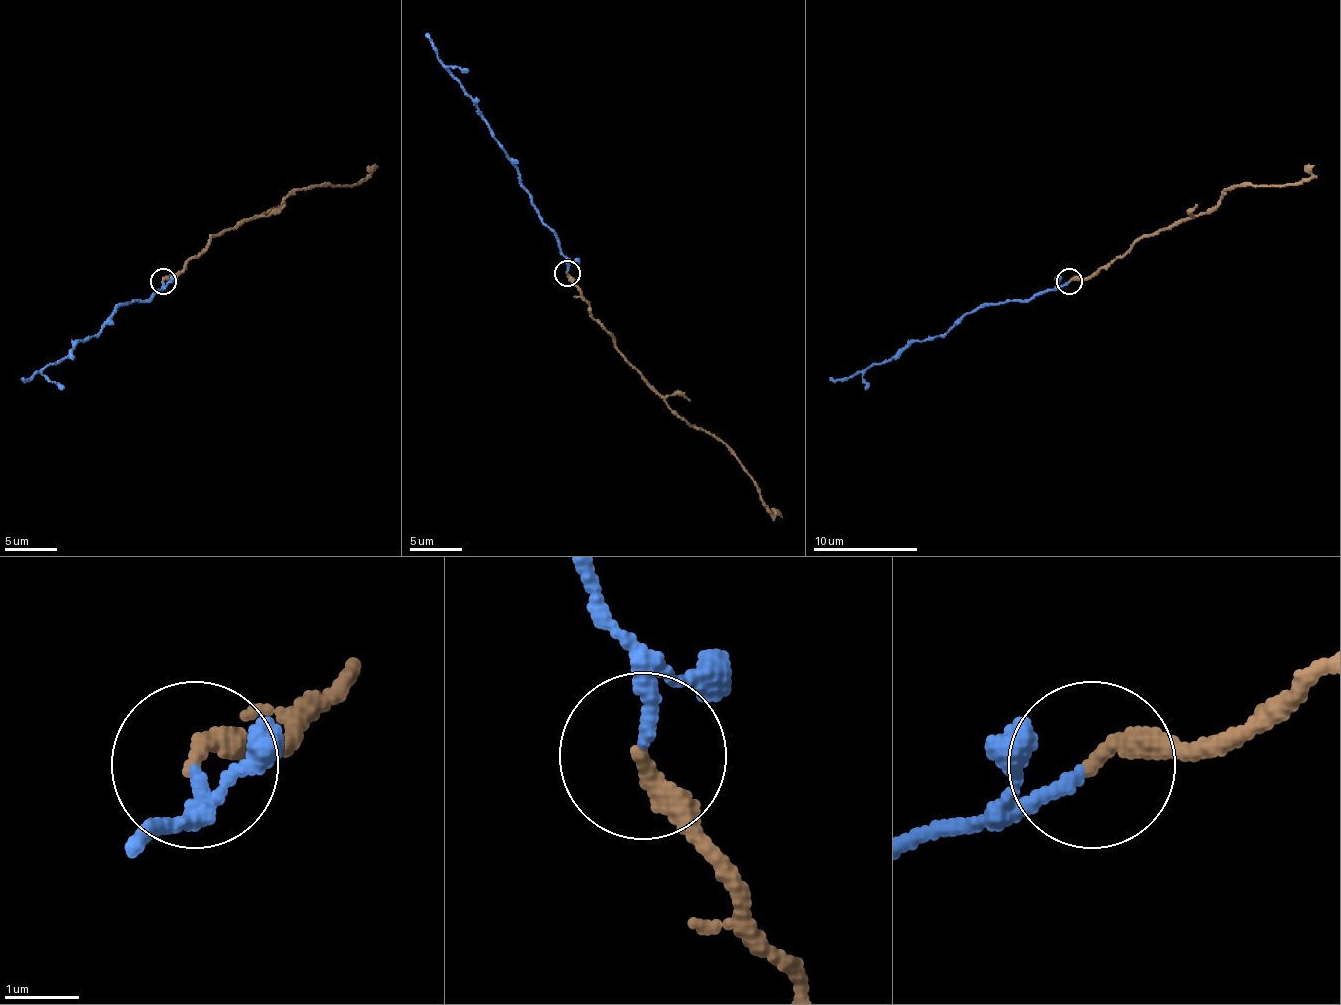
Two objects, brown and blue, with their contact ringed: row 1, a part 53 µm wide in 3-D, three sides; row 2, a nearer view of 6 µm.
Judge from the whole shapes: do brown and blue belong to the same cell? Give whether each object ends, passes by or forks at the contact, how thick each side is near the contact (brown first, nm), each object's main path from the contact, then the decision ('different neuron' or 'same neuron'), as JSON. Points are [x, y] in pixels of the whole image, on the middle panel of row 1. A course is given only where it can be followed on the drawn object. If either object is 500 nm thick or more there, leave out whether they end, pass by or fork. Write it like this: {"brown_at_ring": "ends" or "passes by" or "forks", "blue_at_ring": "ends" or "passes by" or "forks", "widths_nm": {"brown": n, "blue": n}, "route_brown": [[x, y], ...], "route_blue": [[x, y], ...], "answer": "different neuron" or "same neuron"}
{"brown_at_ring": "ends", "blue_at_ring": "ends", "widths_nm": {"brown": 280, "blue": 180}, "route_brown": [[568, 272], [617, 350], [672, 410], [719, 439], [758, 488], [763, 506], [771, 514], [779, 511]], "route_blue": [[568, 272], [568, 259], [555, 233], [542, 220], [518, 168], [503, 150], [482, 111], [438, 56], [427, 32]], "answer": "same neuron"}

